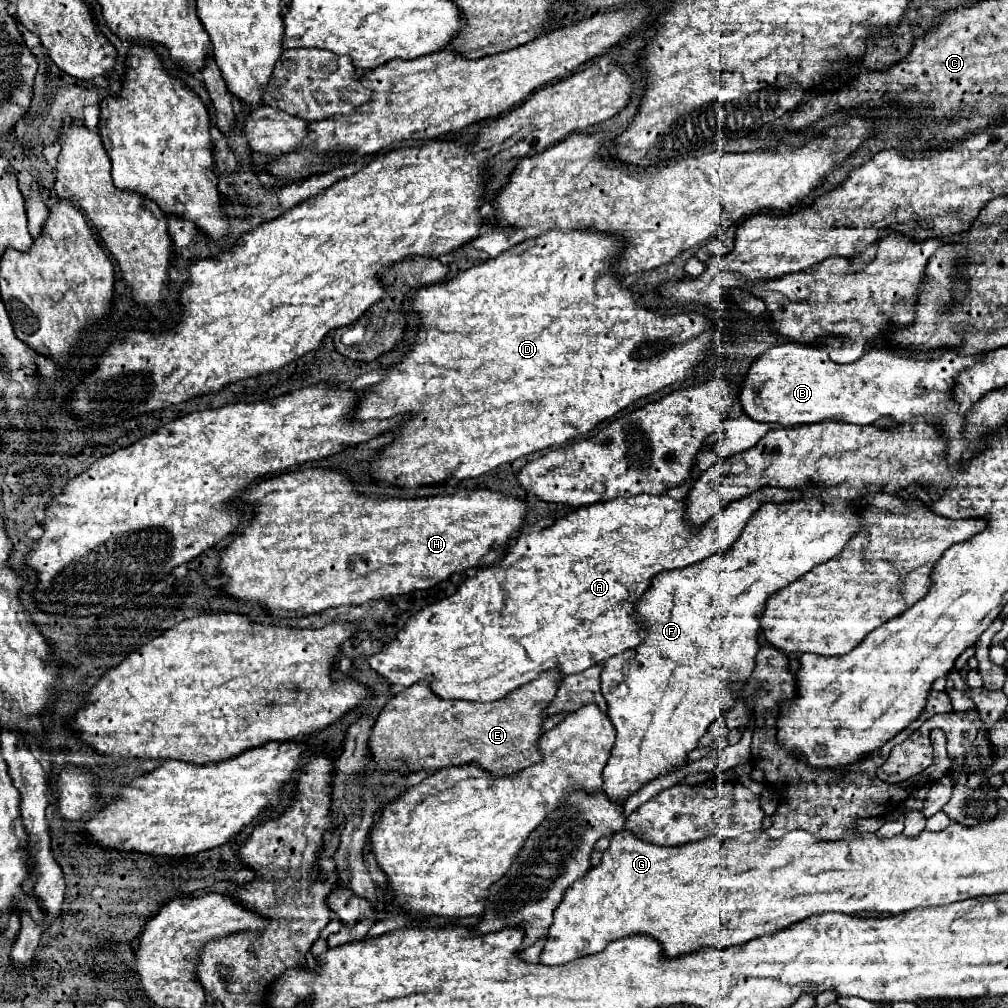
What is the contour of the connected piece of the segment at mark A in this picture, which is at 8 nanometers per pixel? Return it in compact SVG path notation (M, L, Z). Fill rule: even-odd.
M774 487L754 491L730 503L700 531L684 523L686 499L674 501L668 495L642 493L576 509L538 533L520 535L499 562L500 571L479 568L476 577L466 578L452 597L440 599L412 615L396 633L394 641L368 657L368 665L392 685L410 687L412 683L428 681L440 699L464 701L504 699L514 689L534 681L540 673L554 669L554 665L562 675L580 673L642 643L640 625L634 621L634 605L650 587L656 573L688 567L726 551L764 501L788 501L792 497L800 497L800 493Z

